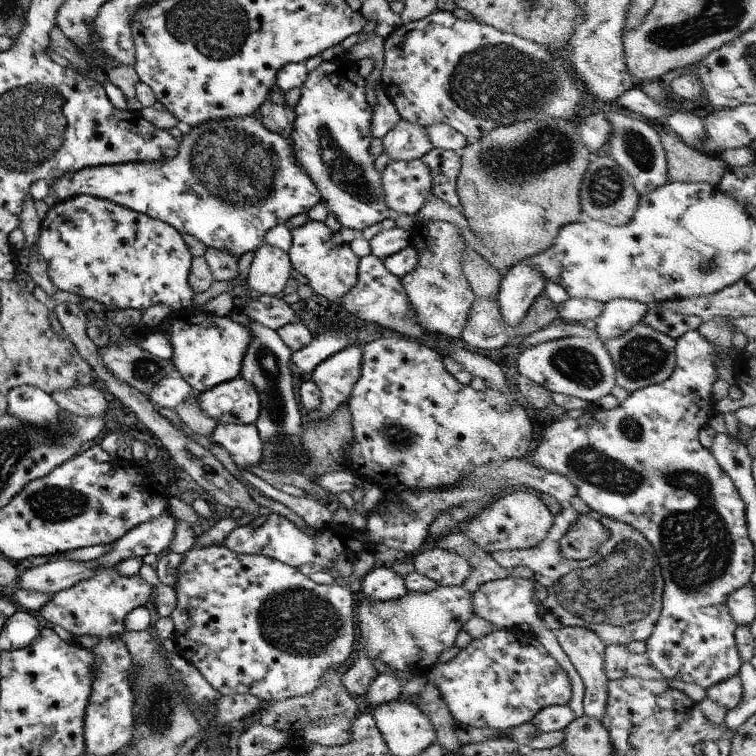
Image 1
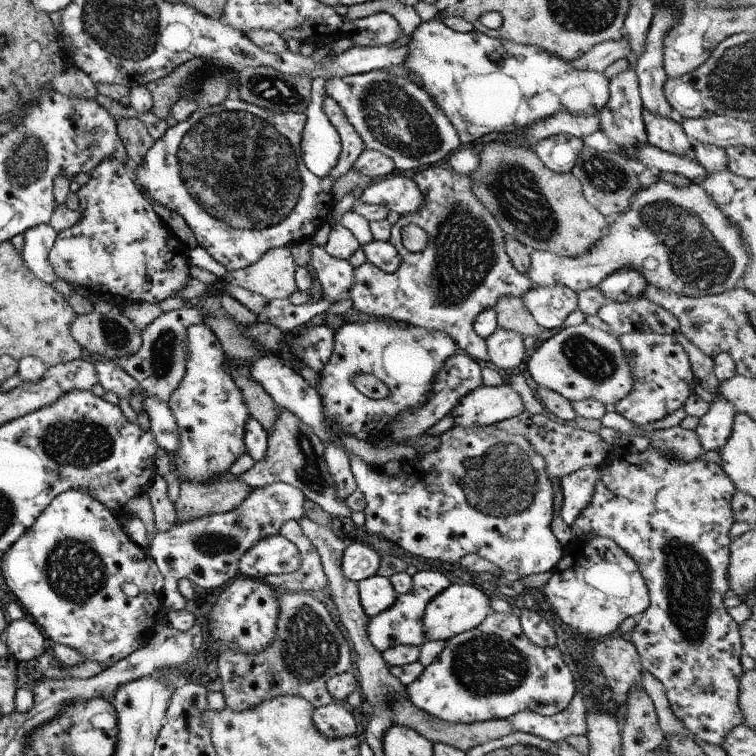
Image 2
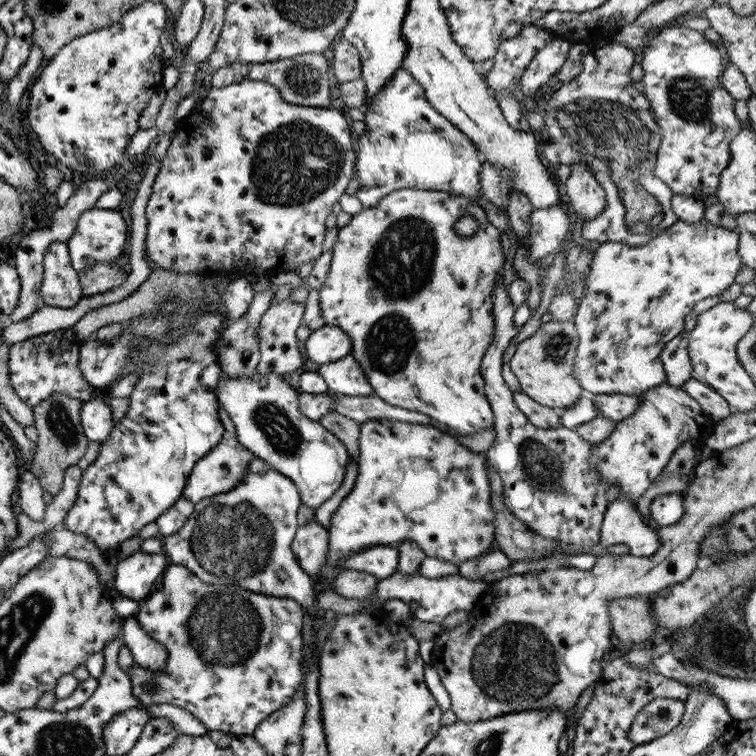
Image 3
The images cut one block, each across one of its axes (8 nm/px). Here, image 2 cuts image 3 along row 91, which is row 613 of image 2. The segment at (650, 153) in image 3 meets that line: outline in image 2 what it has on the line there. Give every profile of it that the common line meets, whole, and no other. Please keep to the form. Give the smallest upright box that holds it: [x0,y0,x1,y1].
[539,537,649,640]

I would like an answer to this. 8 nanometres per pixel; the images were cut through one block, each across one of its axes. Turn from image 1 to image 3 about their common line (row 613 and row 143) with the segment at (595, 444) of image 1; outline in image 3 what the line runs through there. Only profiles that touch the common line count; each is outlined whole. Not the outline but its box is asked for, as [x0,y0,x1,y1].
[641,25,739,201]

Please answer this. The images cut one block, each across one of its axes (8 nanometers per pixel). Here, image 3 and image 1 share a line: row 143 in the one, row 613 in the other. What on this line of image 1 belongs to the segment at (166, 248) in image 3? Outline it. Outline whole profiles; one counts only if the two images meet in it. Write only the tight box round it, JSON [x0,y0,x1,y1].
[169,543,357,702]

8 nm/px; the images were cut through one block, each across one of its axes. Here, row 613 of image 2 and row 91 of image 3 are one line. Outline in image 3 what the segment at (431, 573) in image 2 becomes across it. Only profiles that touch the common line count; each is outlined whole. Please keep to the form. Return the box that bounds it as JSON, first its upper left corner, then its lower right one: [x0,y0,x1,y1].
[354,70,482,208]

